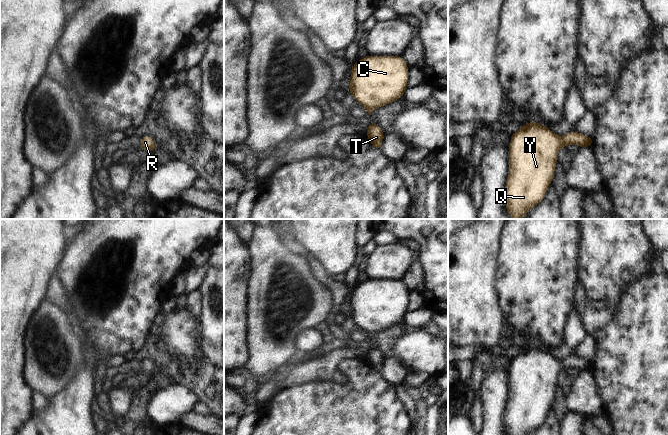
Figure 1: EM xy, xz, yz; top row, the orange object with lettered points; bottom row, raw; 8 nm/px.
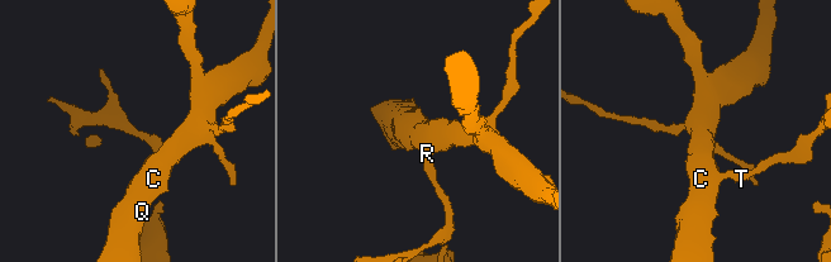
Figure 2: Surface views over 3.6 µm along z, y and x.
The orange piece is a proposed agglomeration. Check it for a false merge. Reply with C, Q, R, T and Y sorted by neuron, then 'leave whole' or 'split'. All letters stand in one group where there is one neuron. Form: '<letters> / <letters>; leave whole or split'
C Q R T Y; leave whole

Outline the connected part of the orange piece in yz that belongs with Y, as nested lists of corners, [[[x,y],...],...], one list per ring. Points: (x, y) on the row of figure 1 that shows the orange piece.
[[[528,122],[511,135],[509,145],[509,174],[504,190],[506,210],[512,219],[522,219],[535,205],[545,198],[547,188],[552,183],[552,178],[557,164],[557,154],[561,147],[569,144],[581,148],[591,147],[592,137],[577,131],[571,131],[560,137],[539,122]]]

